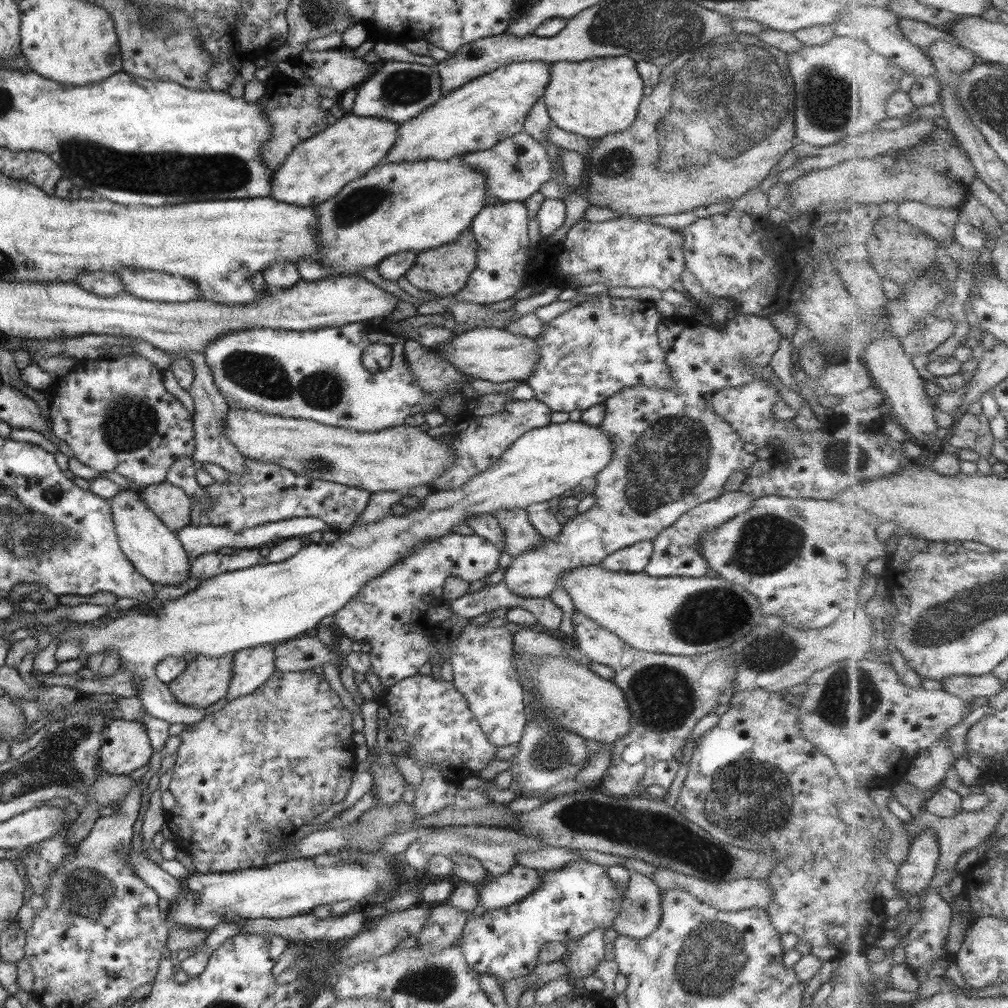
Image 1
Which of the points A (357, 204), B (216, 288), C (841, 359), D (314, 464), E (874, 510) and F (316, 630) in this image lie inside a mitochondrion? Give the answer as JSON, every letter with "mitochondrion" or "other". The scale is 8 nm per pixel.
{"A":"mitochondrion","B":"other","C":"other","D":"mitochondrion","E":"other","F":"other"}

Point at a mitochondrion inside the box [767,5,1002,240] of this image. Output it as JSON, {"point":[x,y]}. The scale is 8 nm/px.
{"point":[828,104]}

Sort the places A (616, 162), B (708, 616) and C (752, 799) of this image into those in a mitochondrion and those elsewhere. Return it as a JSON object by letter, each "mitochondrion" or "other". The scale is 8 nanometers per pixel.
{"A":"mitochondrion","B":"mitochondrion","C":"mitochondrion"}

